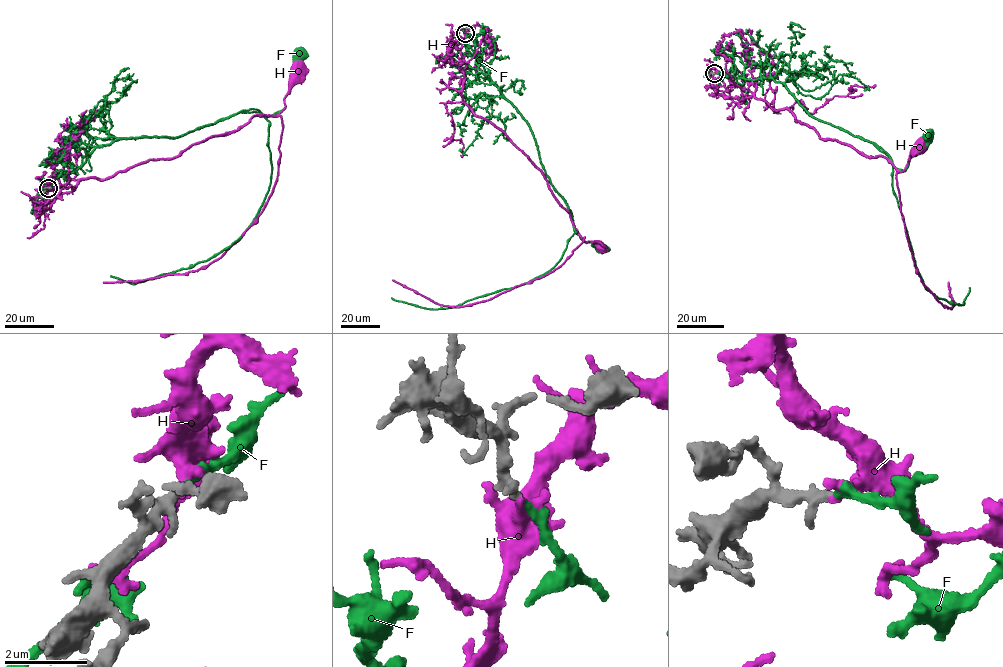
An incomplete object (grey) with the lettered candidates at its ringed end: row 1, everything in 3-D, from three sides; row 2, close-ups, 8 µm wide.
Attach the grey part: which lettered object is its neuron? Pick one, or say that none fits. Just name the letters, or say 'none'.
F

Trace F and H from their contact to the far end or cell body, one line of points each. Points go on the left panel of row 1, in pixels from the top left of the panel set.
F: (47, 187), (76, 170), (96, 148), (118, 140), (177, 137), (243, 111), (266, 116), (281, 111), (299, 53)
H: (47, 188), (109, 179), (176, 156), (260, 114), (277, 114), (296, 69)

